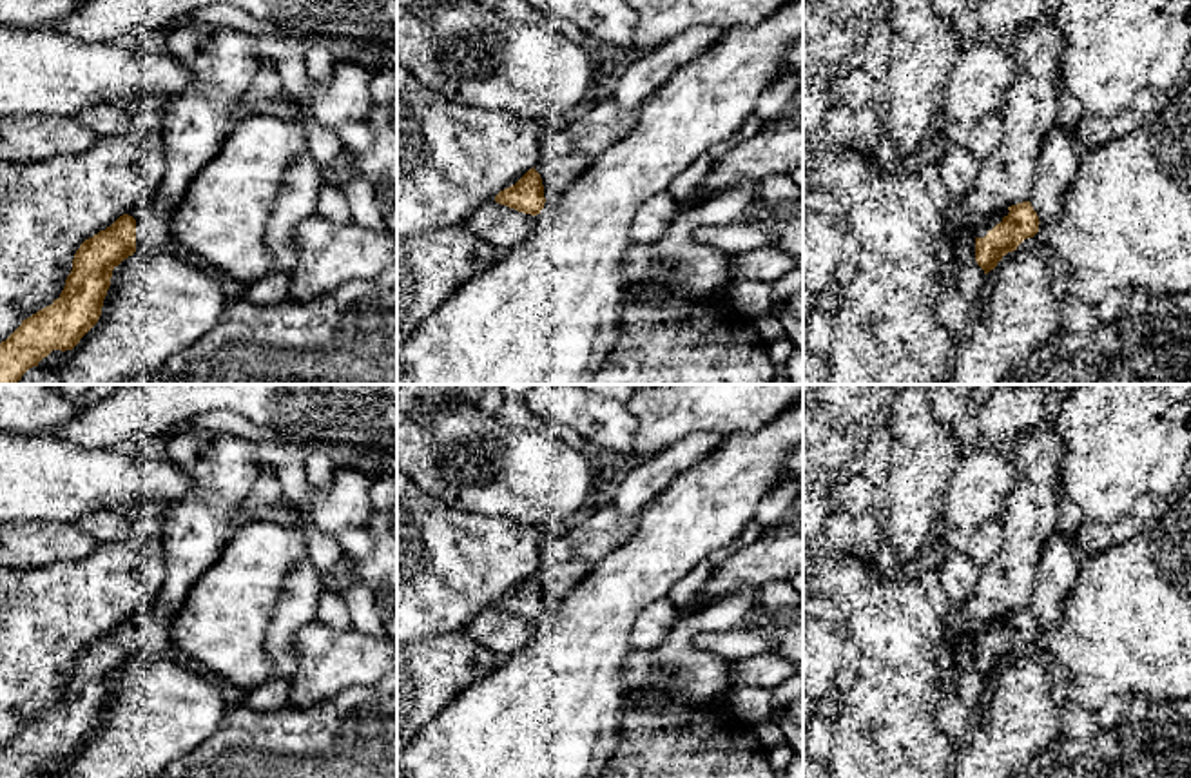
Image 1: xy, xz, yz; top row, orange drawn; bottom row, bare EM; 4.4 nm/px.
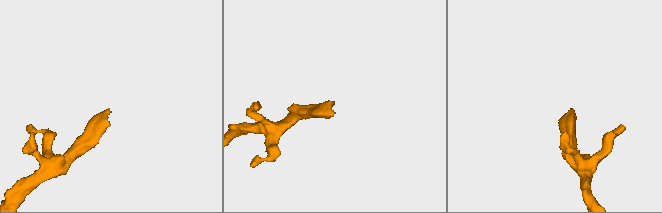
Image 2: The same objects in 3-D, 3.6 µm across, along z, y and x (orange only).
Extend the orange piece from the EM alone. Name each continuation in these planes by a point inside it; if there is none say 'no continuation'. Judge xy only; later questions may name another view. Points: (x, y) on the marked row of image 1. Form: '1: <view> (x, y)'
1: xy (223, 60)

